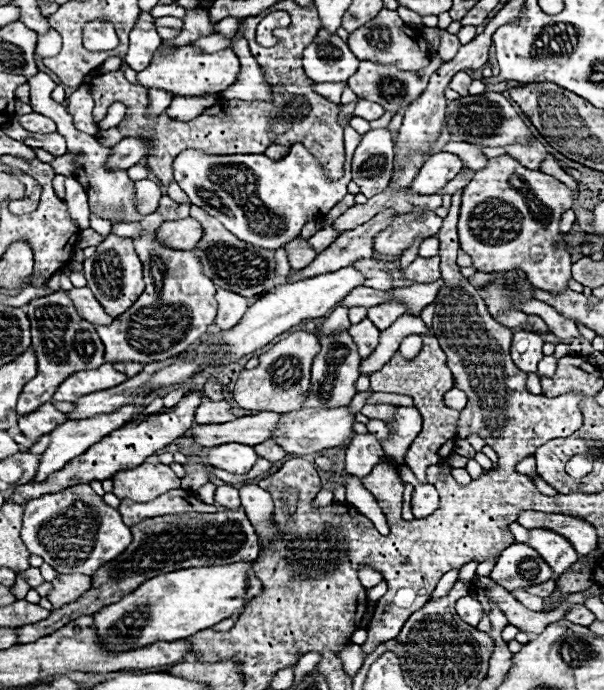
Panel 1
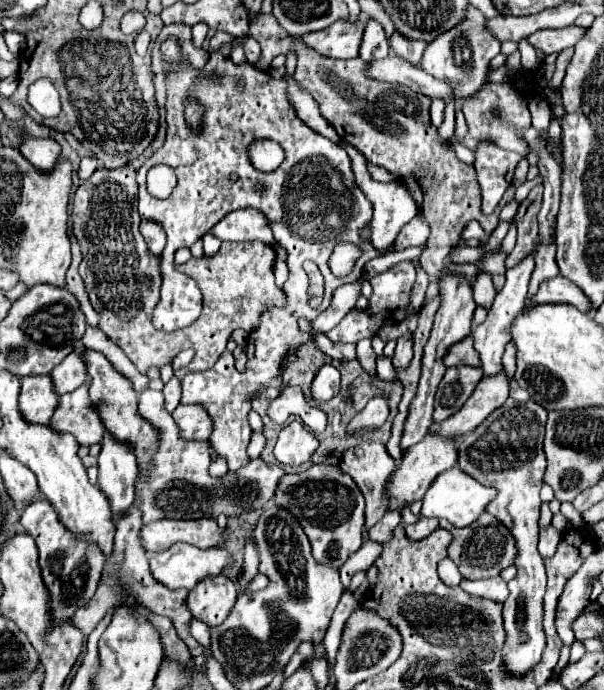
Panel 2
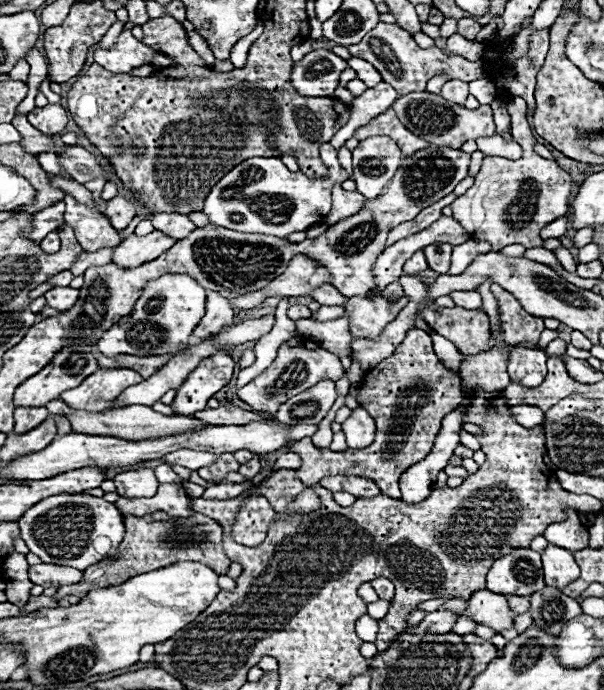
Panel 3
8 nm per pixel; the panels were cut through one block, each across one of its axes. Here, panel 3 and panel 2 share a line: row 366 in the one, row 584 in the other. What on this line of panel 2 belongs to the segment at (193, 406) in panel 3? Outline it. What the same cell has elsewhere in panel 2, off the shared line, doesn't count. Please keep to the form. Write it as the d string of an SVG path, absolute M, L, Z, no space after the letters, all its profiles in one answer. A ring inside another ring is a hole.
M218 574L202 578L198 586L188 592L186 606L196 620L208 626L218 626L218 622L224 622L226 614L230 614L236 596L234 582L228 576Z

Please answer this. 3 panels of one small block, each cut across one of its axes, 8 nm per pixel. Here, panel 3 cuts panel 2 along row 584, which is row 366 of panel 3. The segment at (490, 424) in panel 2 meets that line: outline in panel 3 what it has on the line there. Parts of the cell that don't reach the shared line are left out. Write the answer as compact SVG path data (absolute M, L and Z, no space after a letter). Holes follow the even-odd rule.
M514 348L508 362L508 374L512 382L520 382L522 386L540 386L546 376L546 360L548 356L542 350Z

